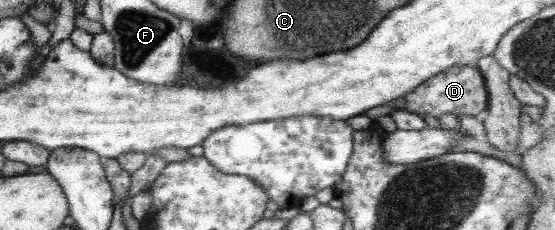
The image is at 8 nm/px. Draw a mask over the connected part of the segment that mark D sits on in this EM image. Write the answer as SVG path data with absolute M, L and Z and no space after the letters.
M457 64L443 72L432 76L422 82L411 93L405 94L404 105L400 110L408 111L413 114L423 116L439 116L447 113L453 115L475 116L487 108L488 94L484 85L484 78L475 67Z

